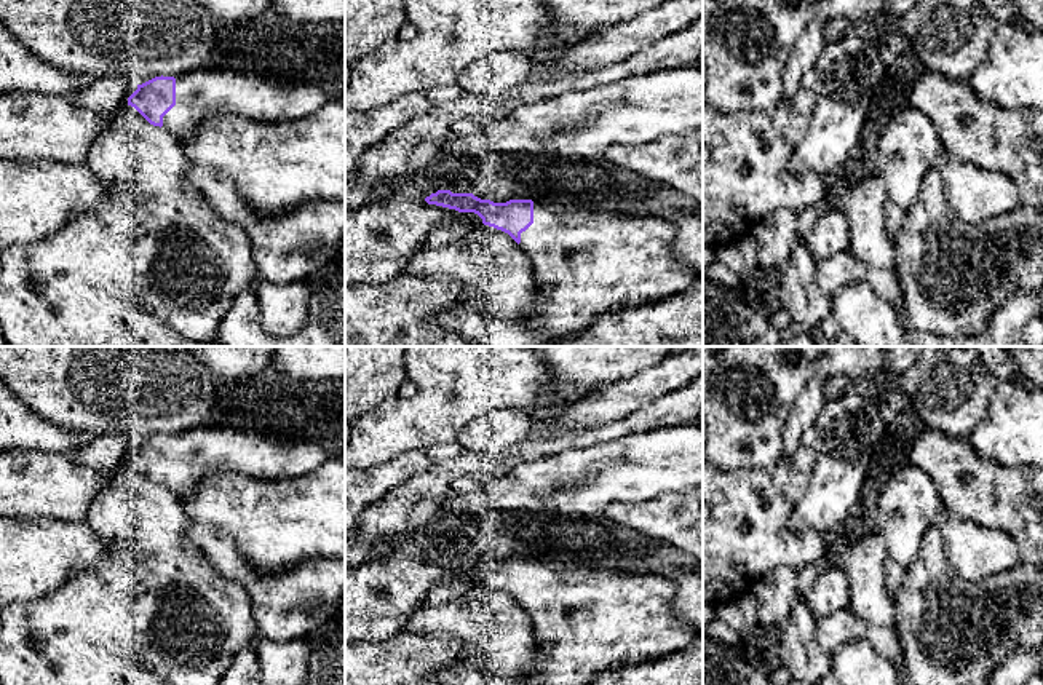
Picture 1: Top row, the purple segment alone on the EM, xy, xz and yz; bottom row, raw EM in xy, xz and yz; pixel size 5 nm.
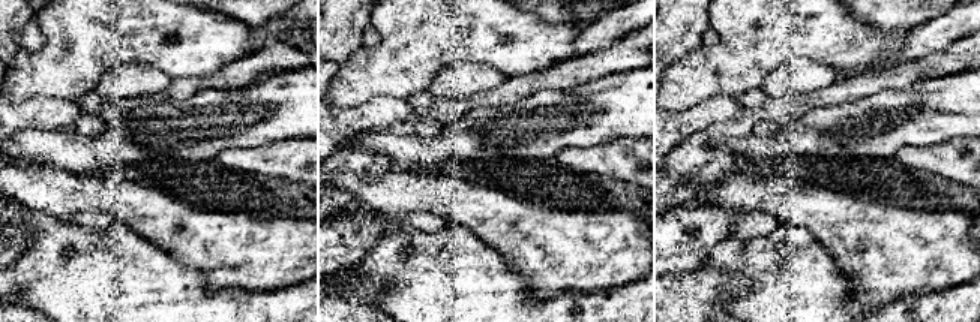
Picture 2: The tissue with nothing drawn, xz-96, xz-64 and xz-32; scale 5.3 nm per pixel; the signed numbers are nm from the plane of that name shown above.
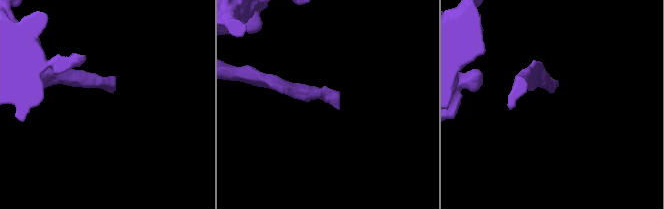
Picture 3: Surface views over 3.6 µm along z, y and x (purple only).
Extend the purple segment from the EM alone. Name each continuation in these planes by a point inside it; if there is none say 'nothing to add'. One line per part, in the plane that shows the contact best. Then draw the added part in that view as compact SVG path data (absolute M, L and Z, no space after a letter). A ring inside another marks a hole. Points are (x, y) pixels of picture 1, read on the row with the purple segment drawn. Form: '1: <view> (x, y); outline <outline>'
1: xy (206, 93); outline M206 67L176 77L176 105L163 117L179 142L193 136L206 118L238 117L257 123L284 123L313 113L337 99L343 83L284 81L254 72Z

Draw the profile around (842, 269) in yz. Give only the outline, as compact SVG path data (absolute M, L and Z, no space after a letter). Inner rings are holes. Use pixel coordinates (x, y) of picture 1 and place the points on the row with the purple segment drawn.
M850 251L816 260L816 286L827 294L848 284L864 283L893 307L901 305L902 291L896 268L872 268L858 260Z

